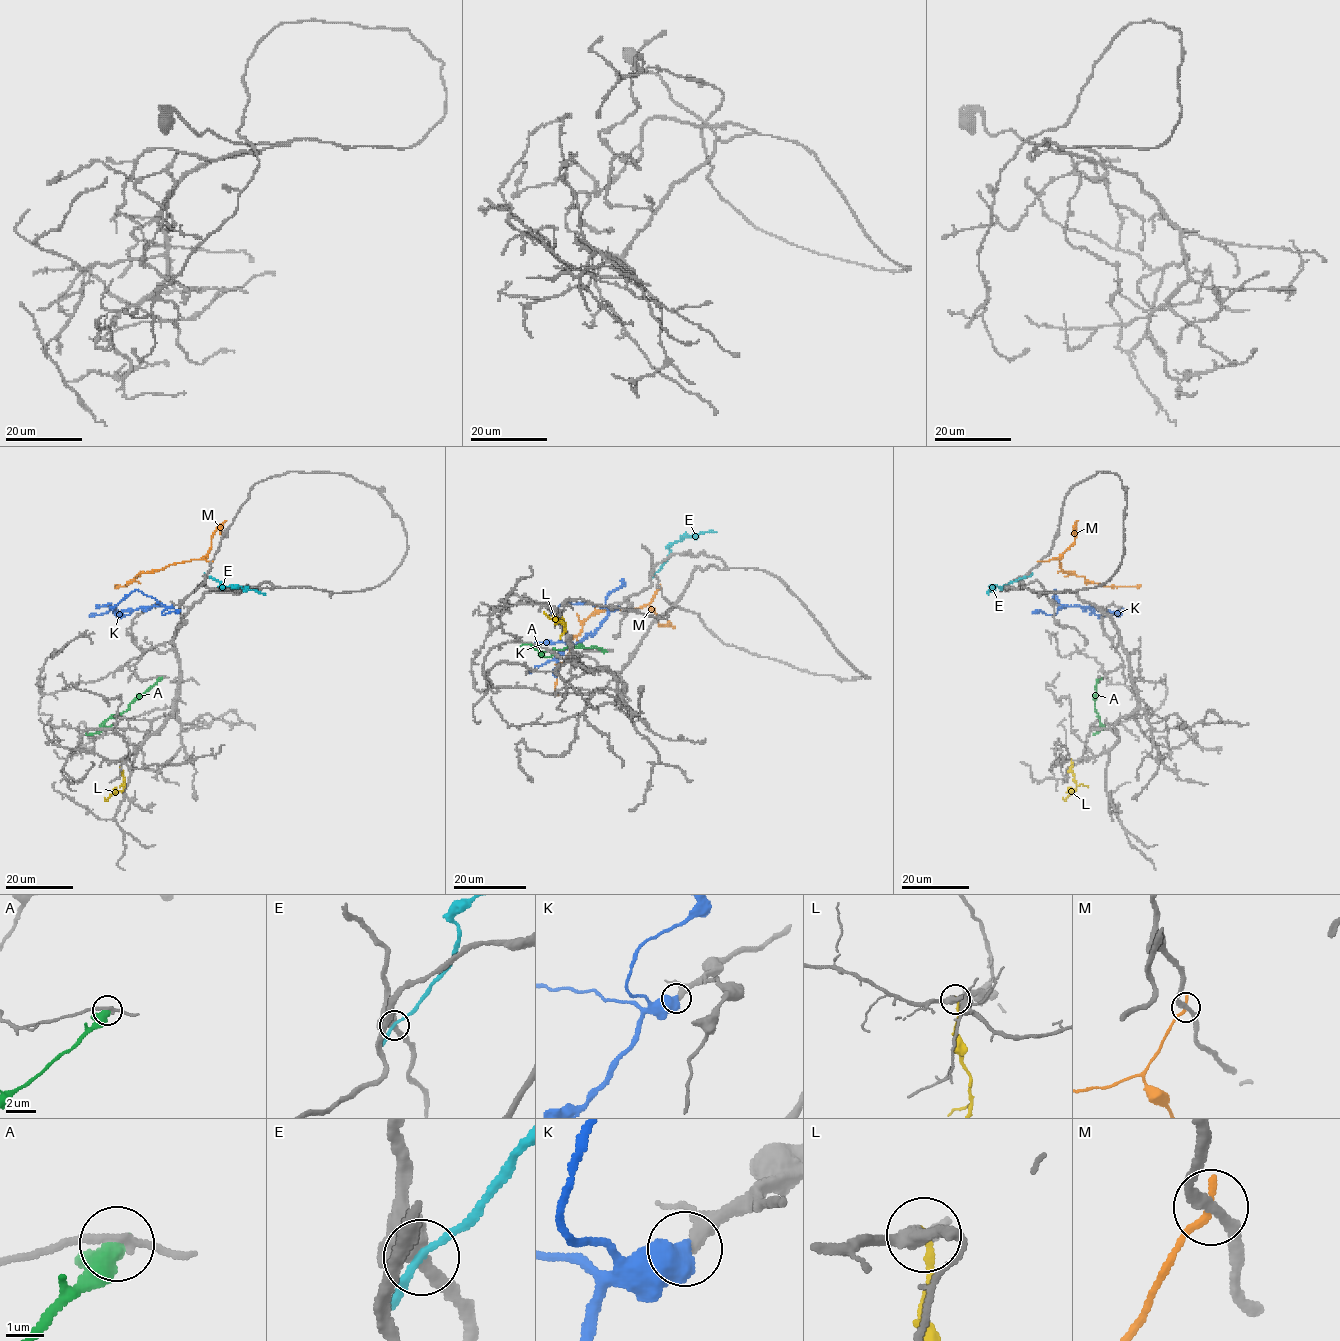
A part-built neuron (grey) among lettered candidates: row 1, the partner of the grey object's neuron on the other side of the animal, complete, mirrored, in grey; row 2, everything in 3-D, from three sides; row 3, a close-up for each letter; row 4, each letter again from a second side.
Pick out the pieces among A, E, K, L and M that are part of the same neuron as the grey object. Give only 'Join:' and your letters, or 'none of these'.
Join: K

